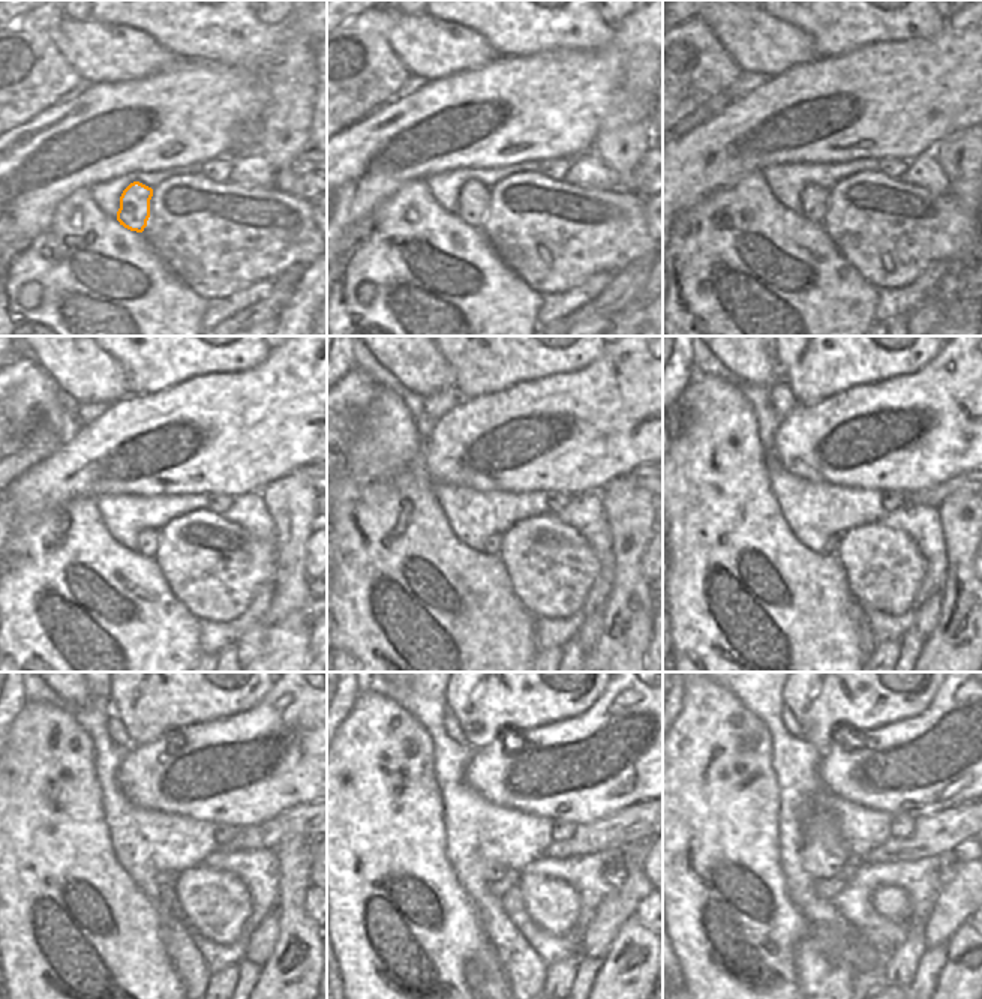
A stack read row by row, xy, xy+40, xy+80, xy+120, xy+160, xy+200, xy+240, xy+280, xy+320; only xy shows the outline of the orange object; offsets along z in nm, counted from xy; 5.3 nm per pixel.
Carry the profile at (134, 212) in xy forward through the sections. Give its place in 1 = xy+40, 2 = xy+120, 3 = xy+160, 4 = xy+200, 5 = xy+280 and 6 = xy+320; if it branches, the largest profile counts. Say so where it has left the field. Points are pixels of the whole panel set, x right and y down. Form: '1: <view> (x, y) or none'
1: xy+40 (474, 197)
2: xy+120 (147, 543)
3: xy+160 (492, 545)
4: xy+200 (832, 542)
5: xy+280 (493, 873)
6: xy+320 (823, 851)

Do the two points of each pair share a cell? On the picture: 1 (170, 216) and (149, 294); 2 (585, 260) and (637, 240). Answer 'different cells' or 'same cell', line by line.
1: different cells
2: same cell

